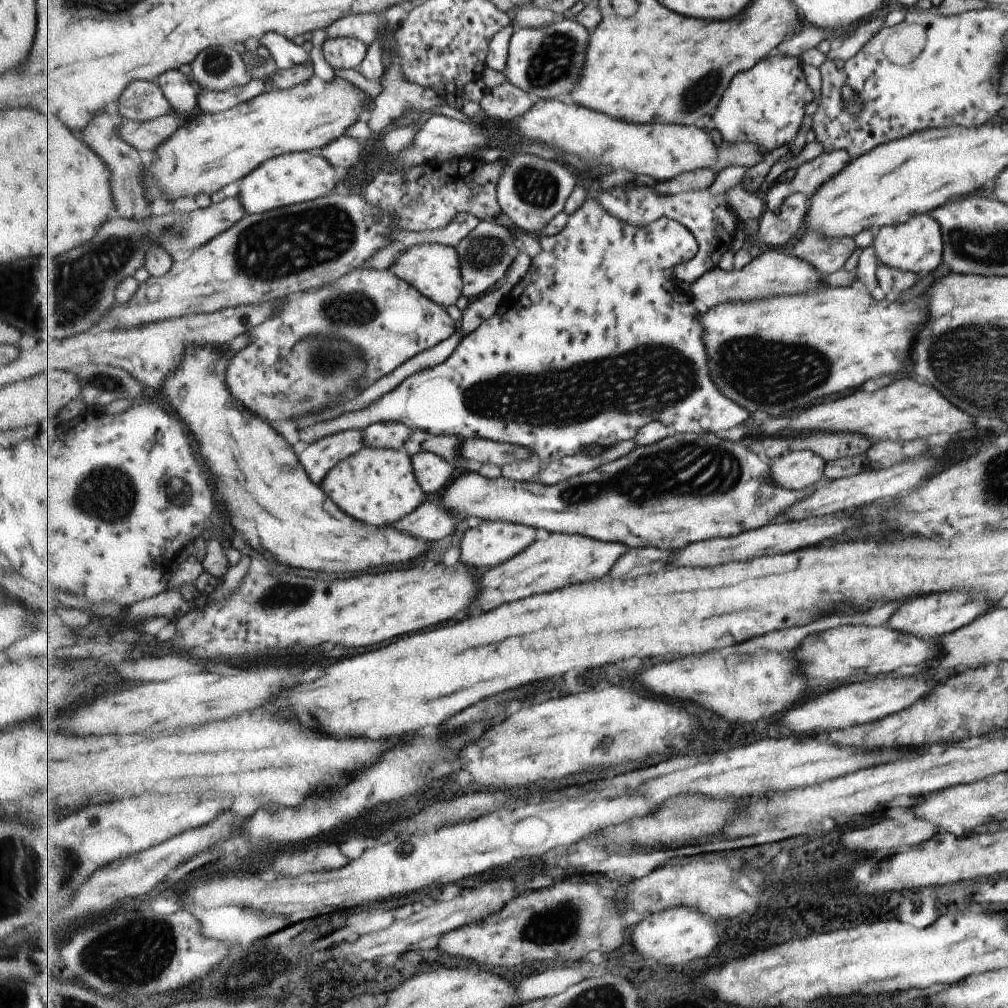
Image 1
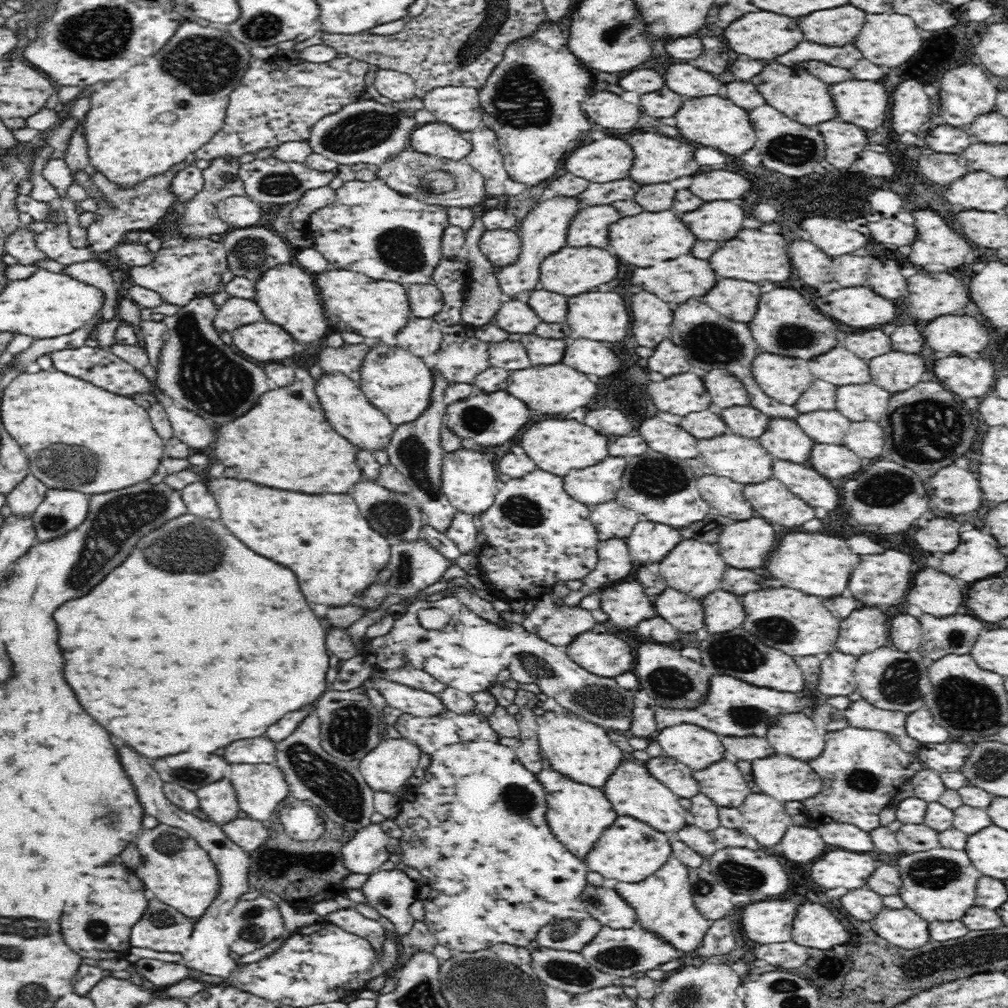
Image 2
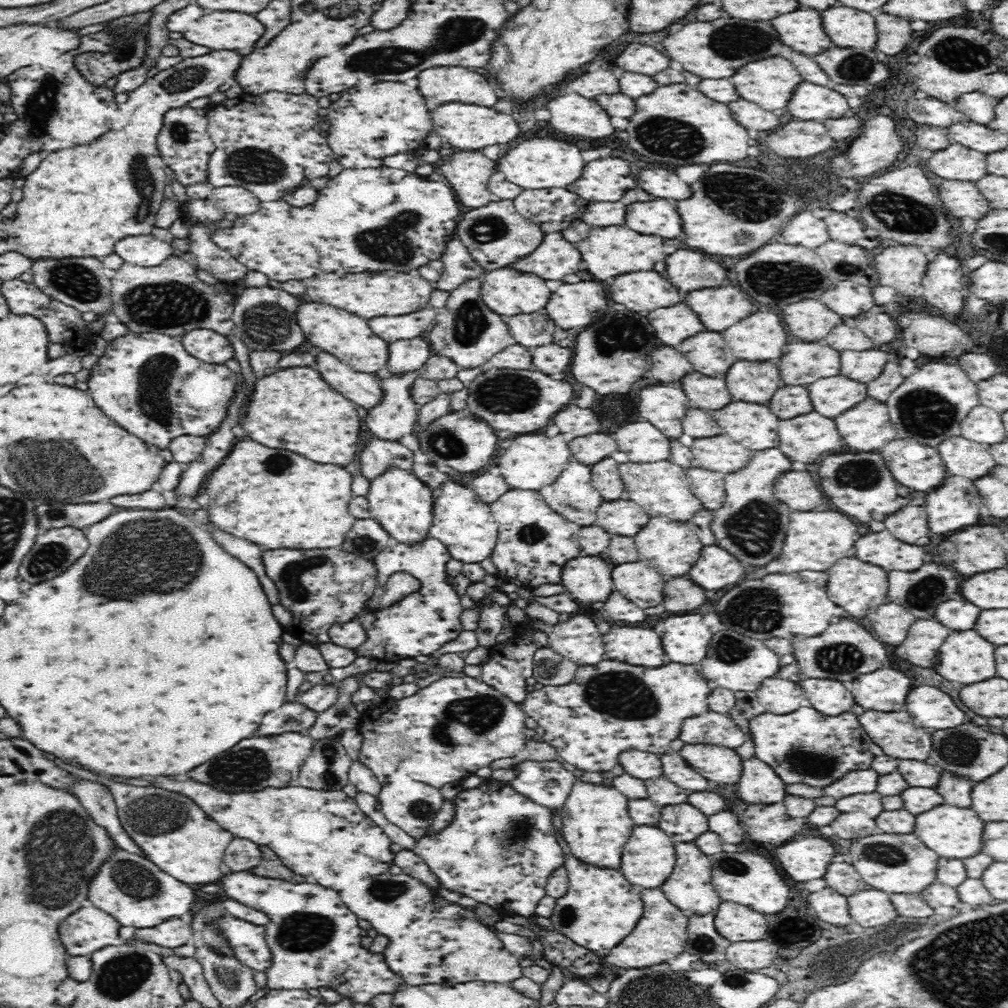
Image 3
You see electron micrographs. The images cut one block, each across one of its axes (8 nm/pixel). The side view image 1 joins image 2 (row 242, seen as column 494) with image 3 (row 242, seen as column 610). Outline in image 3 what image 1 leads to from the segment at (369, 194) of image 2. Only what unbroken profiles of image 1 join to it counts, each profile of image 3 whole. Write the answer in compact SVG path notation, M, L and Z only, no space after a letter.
M380 166L379 168L364 168L360 170L360 178L358 178L358 170L344 169L340 174L328 180L326 188L317 191L318 199L314 203L307 204L304 207L296 207L288 204L283 199L276 201L261 202L259 210L253 214L234 218L230 228L219 228L210 234L210 240L217 244L222 250L230 253L233 258L236 258L243 266L250 270L260 271L272 280L278 282L286 282L296 279L303 281L304 279L316 276L322 272L334 272L334 274L346 275L356 274L356 272L382 272L382 270L394 270L394 272L417 272L418 268L438 260L445 253L446 245L448 244L448 236L456 237L458 221L460 216L460 202L453 188L446 182L432 182L430 180L422 180L415 172L406 172L399 168L390 168L389 166Z

